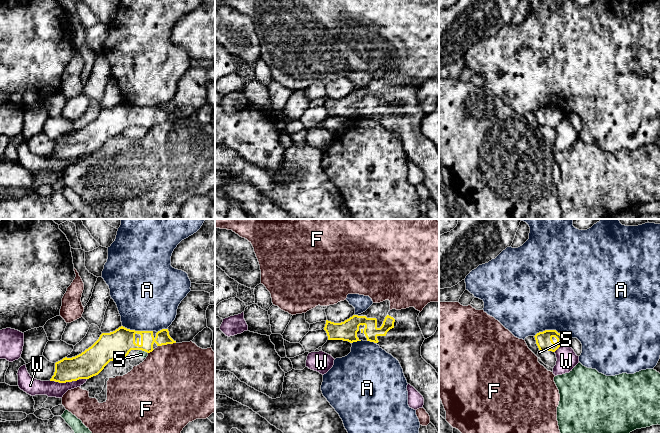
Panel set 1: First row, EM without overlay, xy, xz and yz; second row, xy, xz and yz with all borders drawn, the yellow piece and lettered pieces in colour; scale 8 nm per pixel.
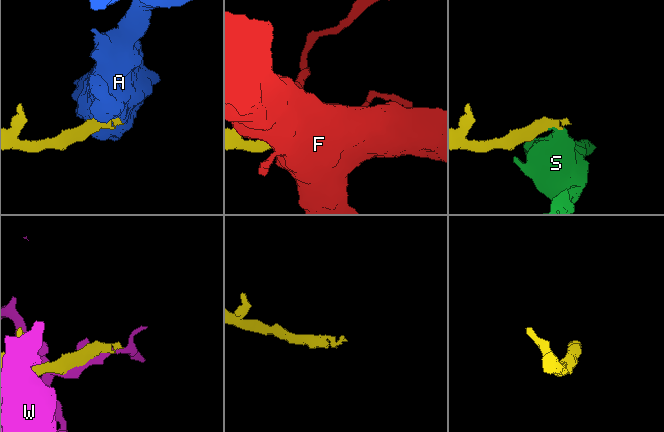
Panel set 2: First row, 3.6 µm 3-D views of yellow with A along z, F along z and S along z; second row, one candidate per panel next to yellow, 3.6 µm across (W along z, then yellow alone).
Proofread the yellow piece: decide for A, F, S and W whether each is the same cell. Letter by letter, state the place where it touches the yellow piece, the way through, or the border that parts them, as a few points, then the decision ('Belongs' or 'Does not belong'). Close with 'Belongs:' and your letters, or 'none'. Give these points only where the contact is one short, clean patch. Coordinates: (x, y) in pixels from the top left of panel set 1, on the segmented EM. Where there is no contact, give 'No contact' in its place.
A: Touches yellow at xy (137, 331). Boundary: xy (122, 325), (130, 329), (152, 331). Does not belong
F: Touches yellow at xy (166, 344). Does not belong
S: Touches yellow at xy (145, 351). Boundary: xy (142, 350), (147, 353). Does not belong
W: Touches yellow at xy (68, 381). Does not belong
Belongs: none

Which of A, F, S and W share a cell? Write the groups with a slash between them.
A / F / S / W

